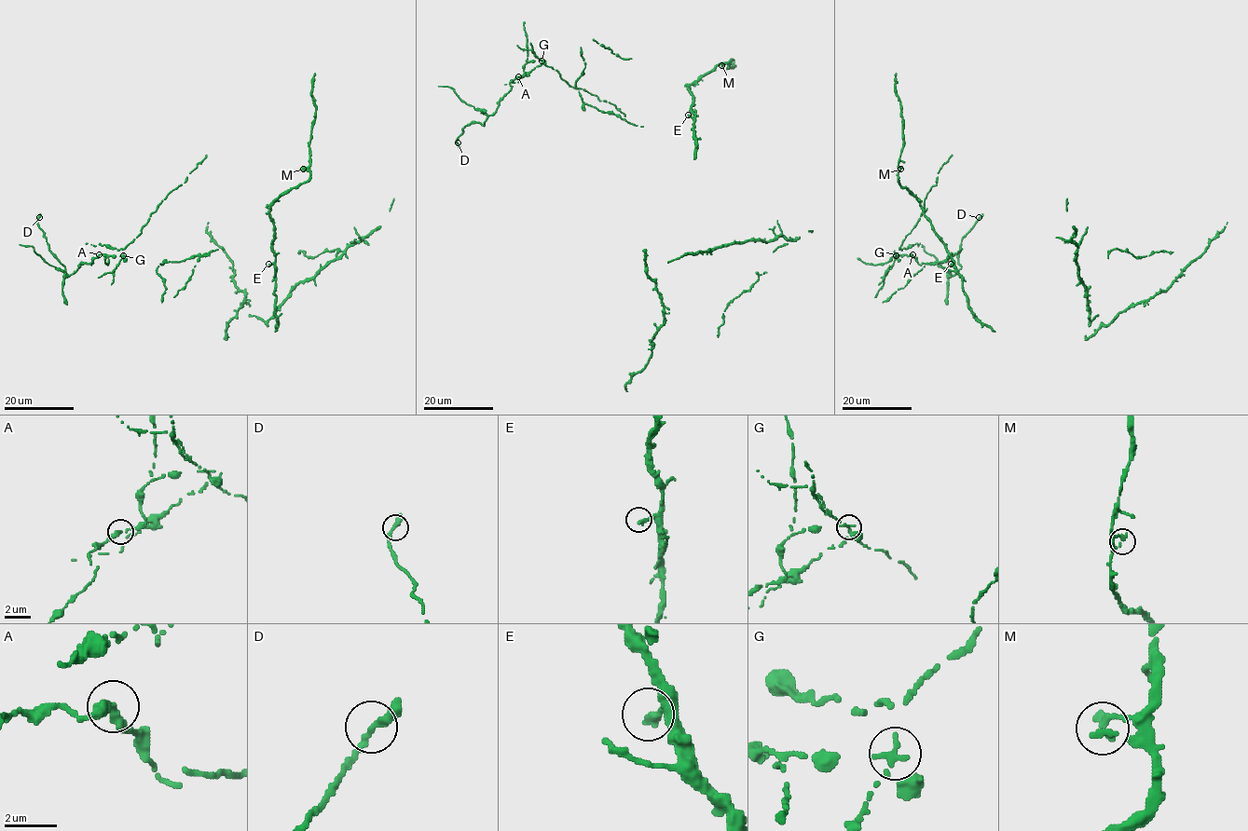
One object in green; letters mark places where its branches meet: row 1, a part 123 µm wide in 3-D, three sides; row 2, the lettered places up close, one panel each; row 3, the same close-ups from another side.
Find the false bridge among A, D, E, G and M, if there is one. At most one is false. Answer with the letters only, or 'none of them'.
G

